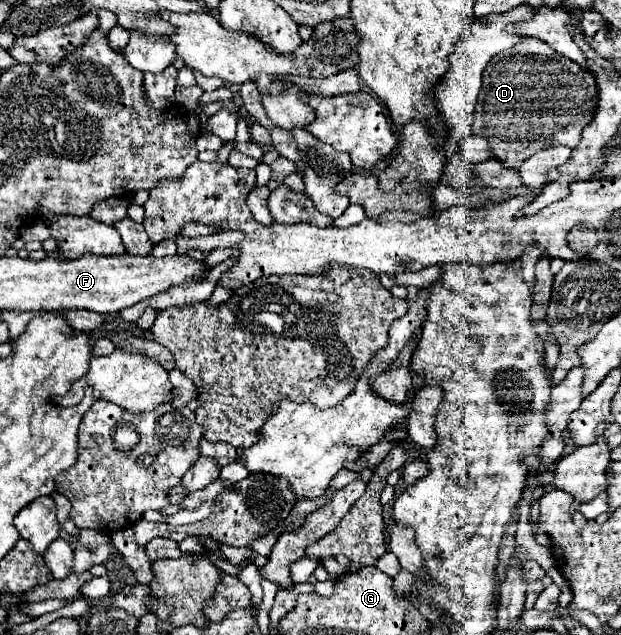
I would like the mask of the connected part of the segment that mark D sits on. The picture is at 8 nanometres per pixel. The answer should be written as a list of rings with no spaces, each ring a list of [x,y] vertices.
[[[526,37],[512,51],[496,55],[482,77],[472,135],[484,137],[496,159],[508,169],[520,169],[530,155],[552,145],[574,149],[580,143],[580,133],[596,115],[598,85],[594,75],[538,39]]]

